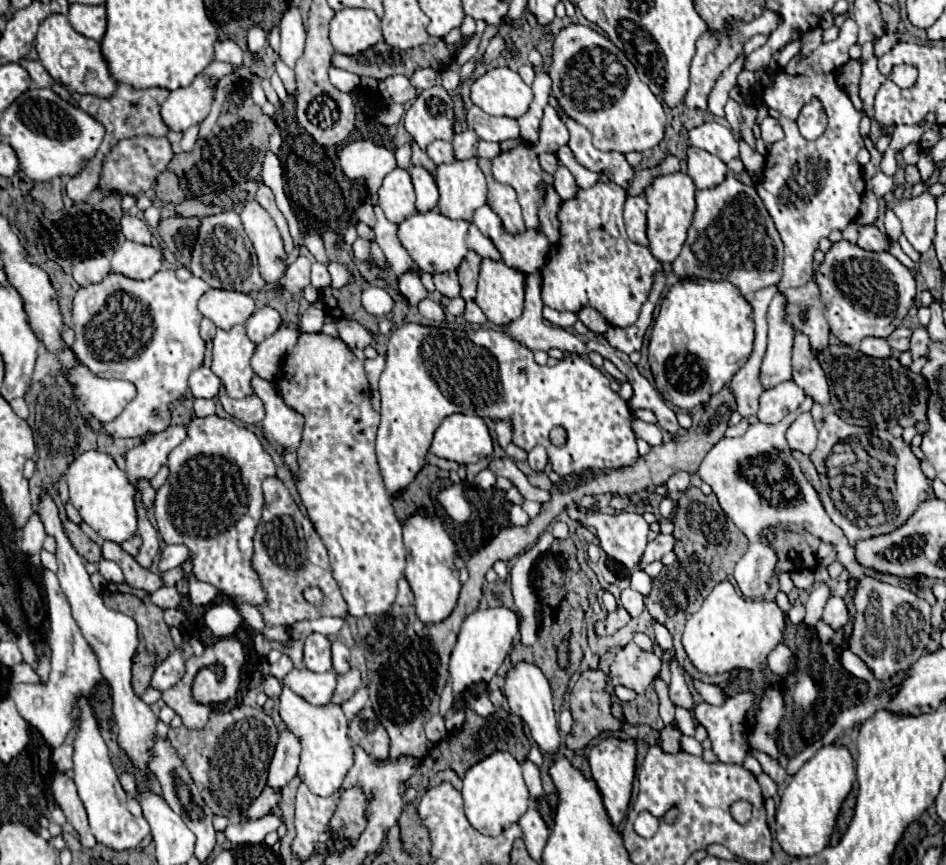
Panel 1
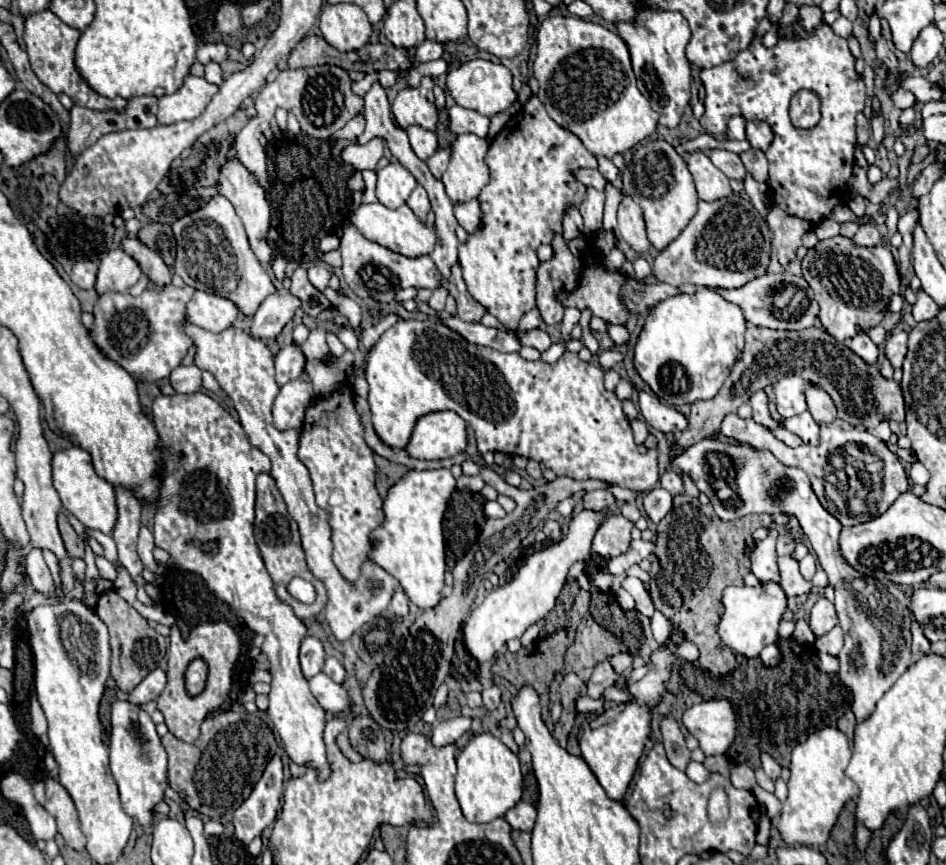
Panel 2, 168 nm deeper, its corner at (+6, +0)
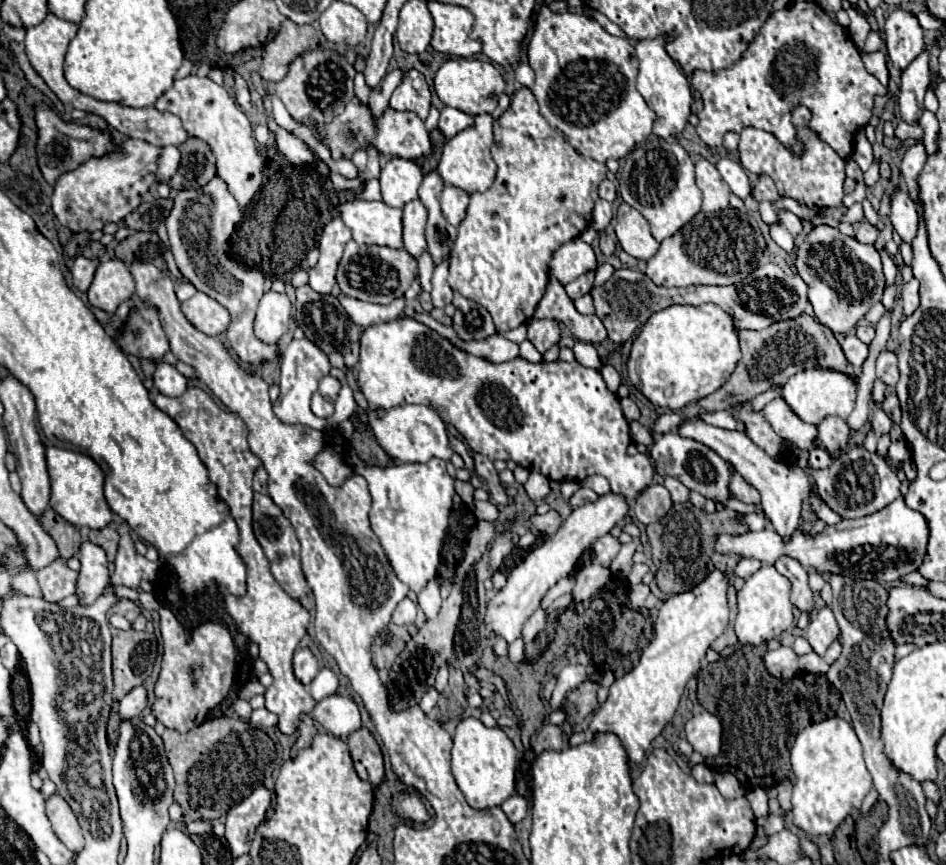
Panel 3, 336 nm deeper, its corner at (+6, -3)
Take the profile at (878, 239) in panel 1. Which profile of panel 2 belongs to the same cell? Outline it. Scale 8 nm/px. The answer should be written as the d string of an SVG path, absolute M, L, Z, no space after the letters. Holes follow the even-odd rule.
M864 223L860 225L858 233L852 237L856 245L864 245L864 247L874 247L880 243L880 233L876 229L874 223Z

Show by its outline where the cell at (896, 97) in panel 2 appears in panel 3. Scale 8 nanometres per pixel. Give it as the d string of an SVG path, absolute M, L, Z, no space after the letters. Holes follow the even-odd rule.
M798 2L792 8L774 12L734 66L716 72L696 70L692 76L692 86L702 94L704 102L702 112L698 112L700 122L696 132L708 146L722 146L726 132L740 132L742 128L753 126L774 134L794 156L802 156L806 148L798 138L796 126L790 122L790 108L806 104L812 108L812 120L808 124L810 130L844 160L848 160L852 154L852 142L858 128L864 128L870 122L874 97L888 92L888 87L864 68L860 50L854 46L846 28L832 22L830 16L814 2Z

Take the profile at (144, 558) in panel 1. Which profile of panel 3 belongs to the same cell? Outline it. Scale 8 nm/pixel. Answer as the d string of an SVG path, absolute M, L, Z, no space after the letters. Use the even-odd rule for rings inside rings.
M126 522L118 524L118 554L116 554L116 570L112 574L114 584L124 584L128 588L138 588L140 580L156 580L160 564L150 562L140 556L134 548L134 540L130 536L130 526Z

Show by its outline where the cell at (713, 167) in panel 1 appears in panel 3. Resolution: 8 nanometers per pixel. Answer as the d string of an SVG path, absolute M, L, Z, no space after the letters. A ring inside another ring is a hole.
M700 158L696 162L696 184L704 196L704 200L702 200L704 212L718 212L718 210L728 208L730 188L726 186L722 176L718 174L716 166L704 158Z

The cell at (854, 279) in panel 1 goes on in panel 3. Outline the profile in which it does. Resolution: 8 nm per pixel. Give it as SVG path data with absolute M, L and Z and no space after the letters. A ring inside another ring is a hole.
M816 226L796 250L794 262L800 278L808 284L808 298L818 322L834 334L848 334L868 314L872 304L882 302L886 278L882 274L880 254L874 246L860 244L856 238L844 236L838 228Z

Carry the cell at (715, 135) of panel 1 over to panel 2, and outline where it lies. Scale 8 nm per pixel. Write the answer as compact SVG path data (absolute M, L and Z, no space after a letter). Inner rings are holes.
M712 149L710 151L710 161L728 177L728 179L736 179L736 181L744 181L746 177L746 169L740 161L740 157L736 153L730 153L726 149Z

